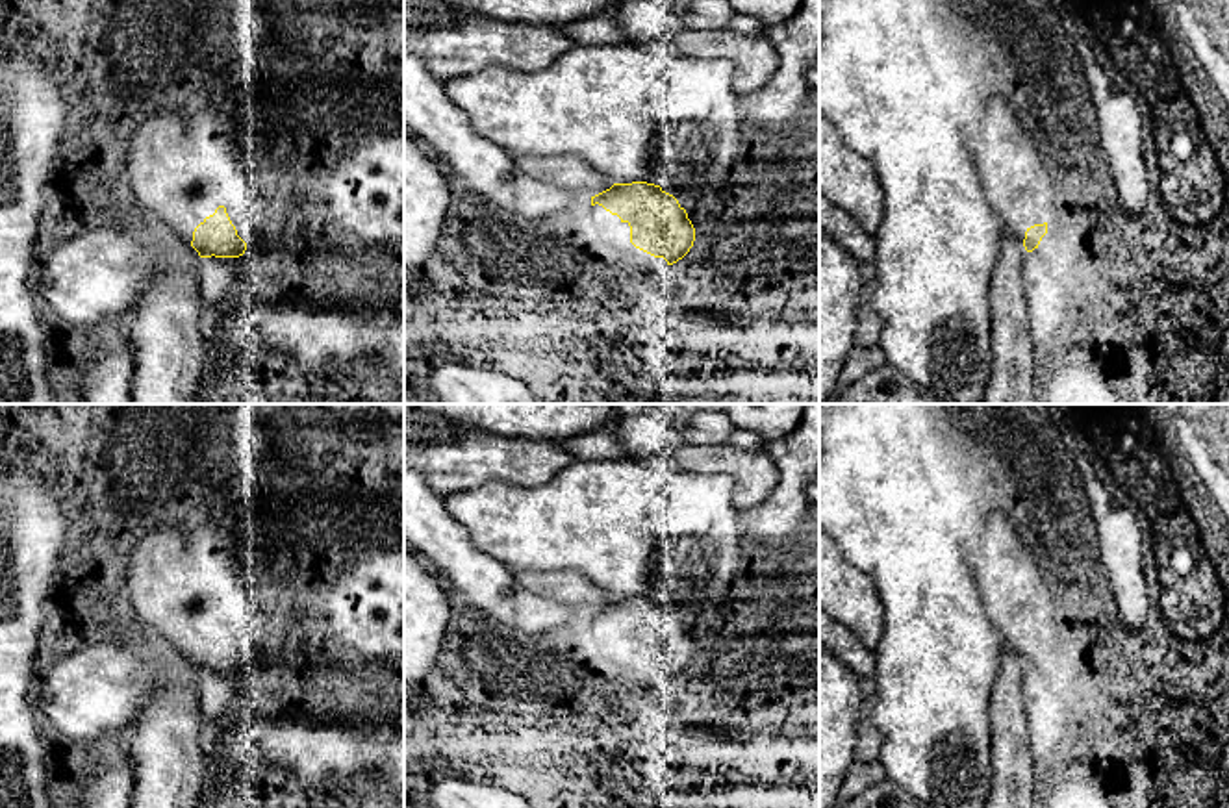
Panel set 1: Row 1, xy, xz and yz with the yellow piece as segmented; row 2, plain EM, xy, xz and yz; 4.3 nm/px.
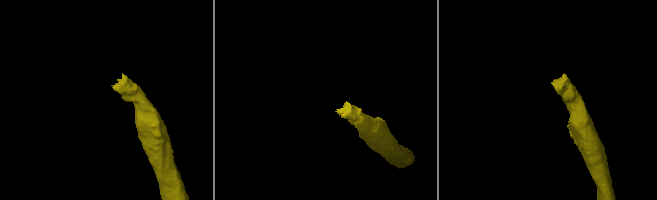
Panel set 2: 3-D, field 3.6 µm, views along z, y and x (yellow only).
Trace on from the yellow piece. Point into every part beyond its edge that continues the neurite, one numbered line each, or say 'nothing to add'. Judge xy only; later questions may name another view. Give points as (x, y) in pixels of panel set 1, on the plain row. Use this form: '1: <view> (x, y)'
1: xy (164, 586)

